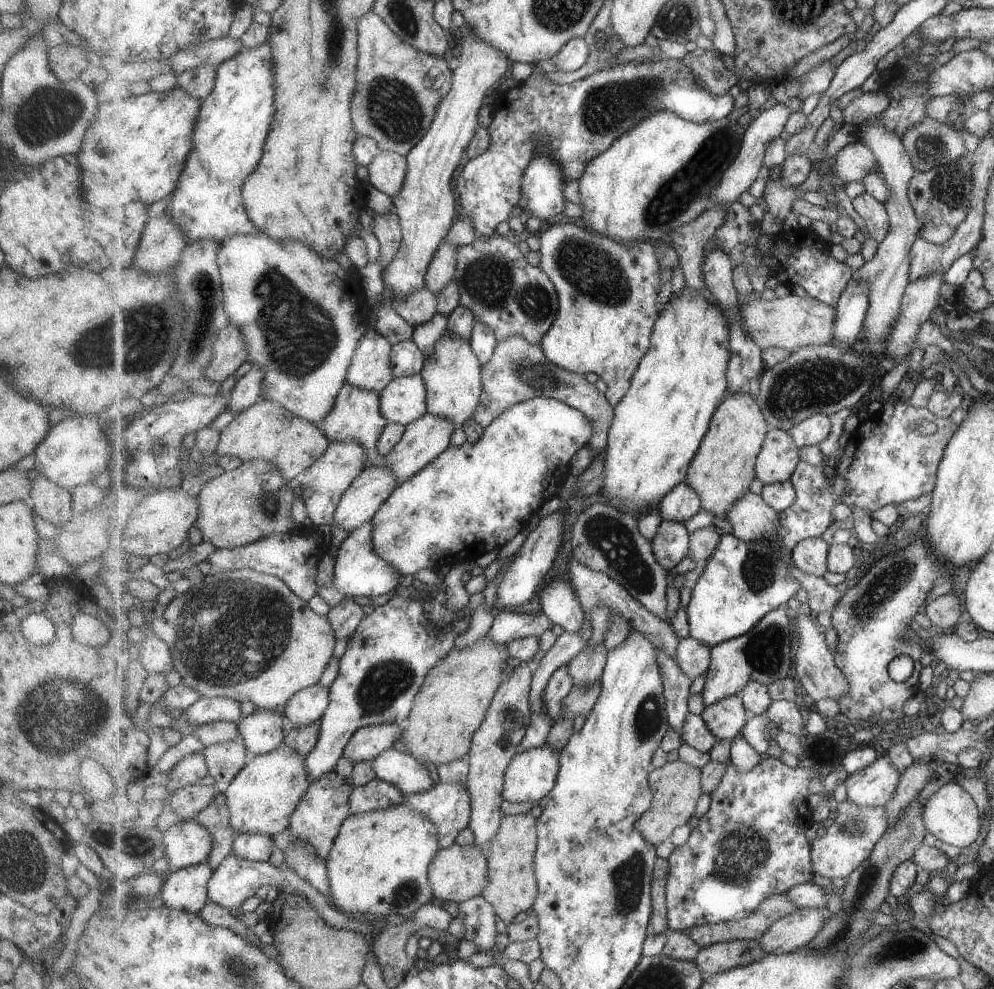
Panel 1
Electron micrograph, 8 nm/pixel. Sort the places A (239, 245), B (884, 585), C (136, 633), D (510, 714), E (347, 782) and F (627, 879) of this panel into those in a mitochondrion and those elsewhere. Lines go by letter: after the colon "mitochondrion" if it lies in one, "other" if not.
A: other
B: mitochondrion
C: other
D: other
E: other
F: mitochondrion

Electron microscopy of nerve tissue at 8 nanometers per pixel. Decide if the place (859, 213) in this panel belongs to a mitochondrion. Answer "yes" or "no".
no

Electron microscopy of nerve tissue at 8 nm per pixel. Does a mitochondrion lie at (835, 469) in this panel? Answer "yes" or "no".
no

